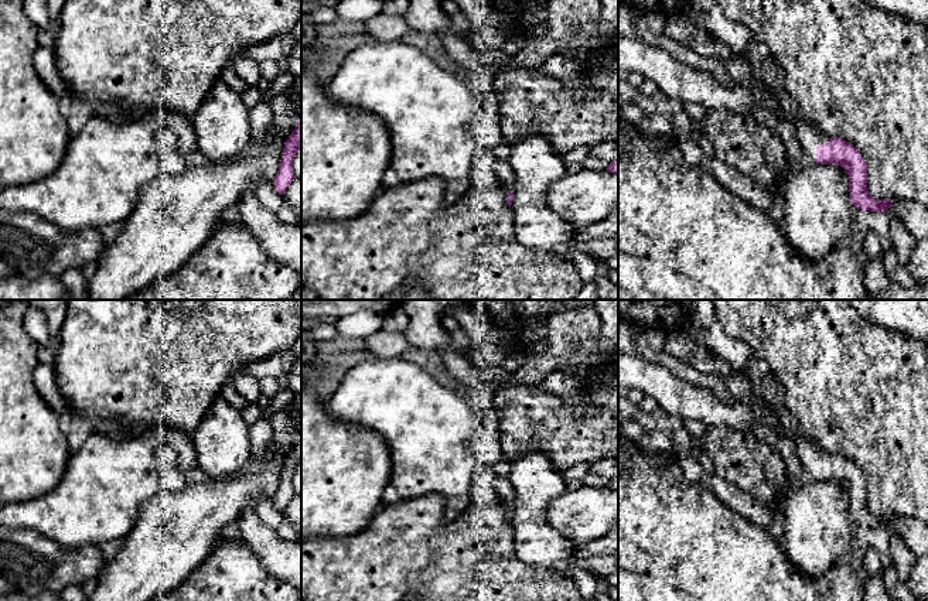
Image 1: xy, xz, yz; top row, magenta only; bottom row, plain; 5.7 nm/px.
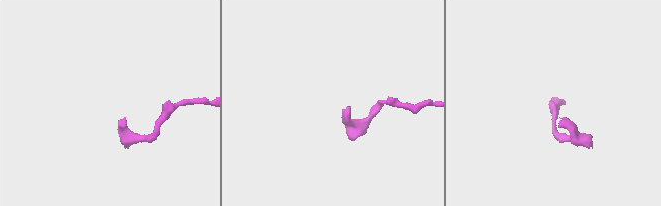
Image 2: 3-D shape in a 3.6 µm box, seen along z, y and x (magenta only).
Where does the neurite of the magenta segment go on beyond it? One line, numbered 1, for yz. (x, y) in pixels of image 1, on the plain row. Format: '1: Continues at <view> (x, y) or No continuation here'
1: Continues at yz (809, 454)

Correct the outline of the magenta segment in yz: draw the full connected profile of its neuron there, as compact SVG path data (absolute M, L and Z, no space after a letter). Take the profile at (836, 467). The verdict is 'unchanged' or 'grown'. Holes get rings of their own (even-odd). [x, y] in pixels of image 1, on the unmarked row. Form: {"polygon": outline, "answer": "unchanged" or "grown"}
{"polygon": "M796 428L794 445L809 479L837 481L847 488L850 520L862 527L886 529L894 519L876 516L867 505L867 481L860 468L842 454L829 454Z", "answer": "grown"}

